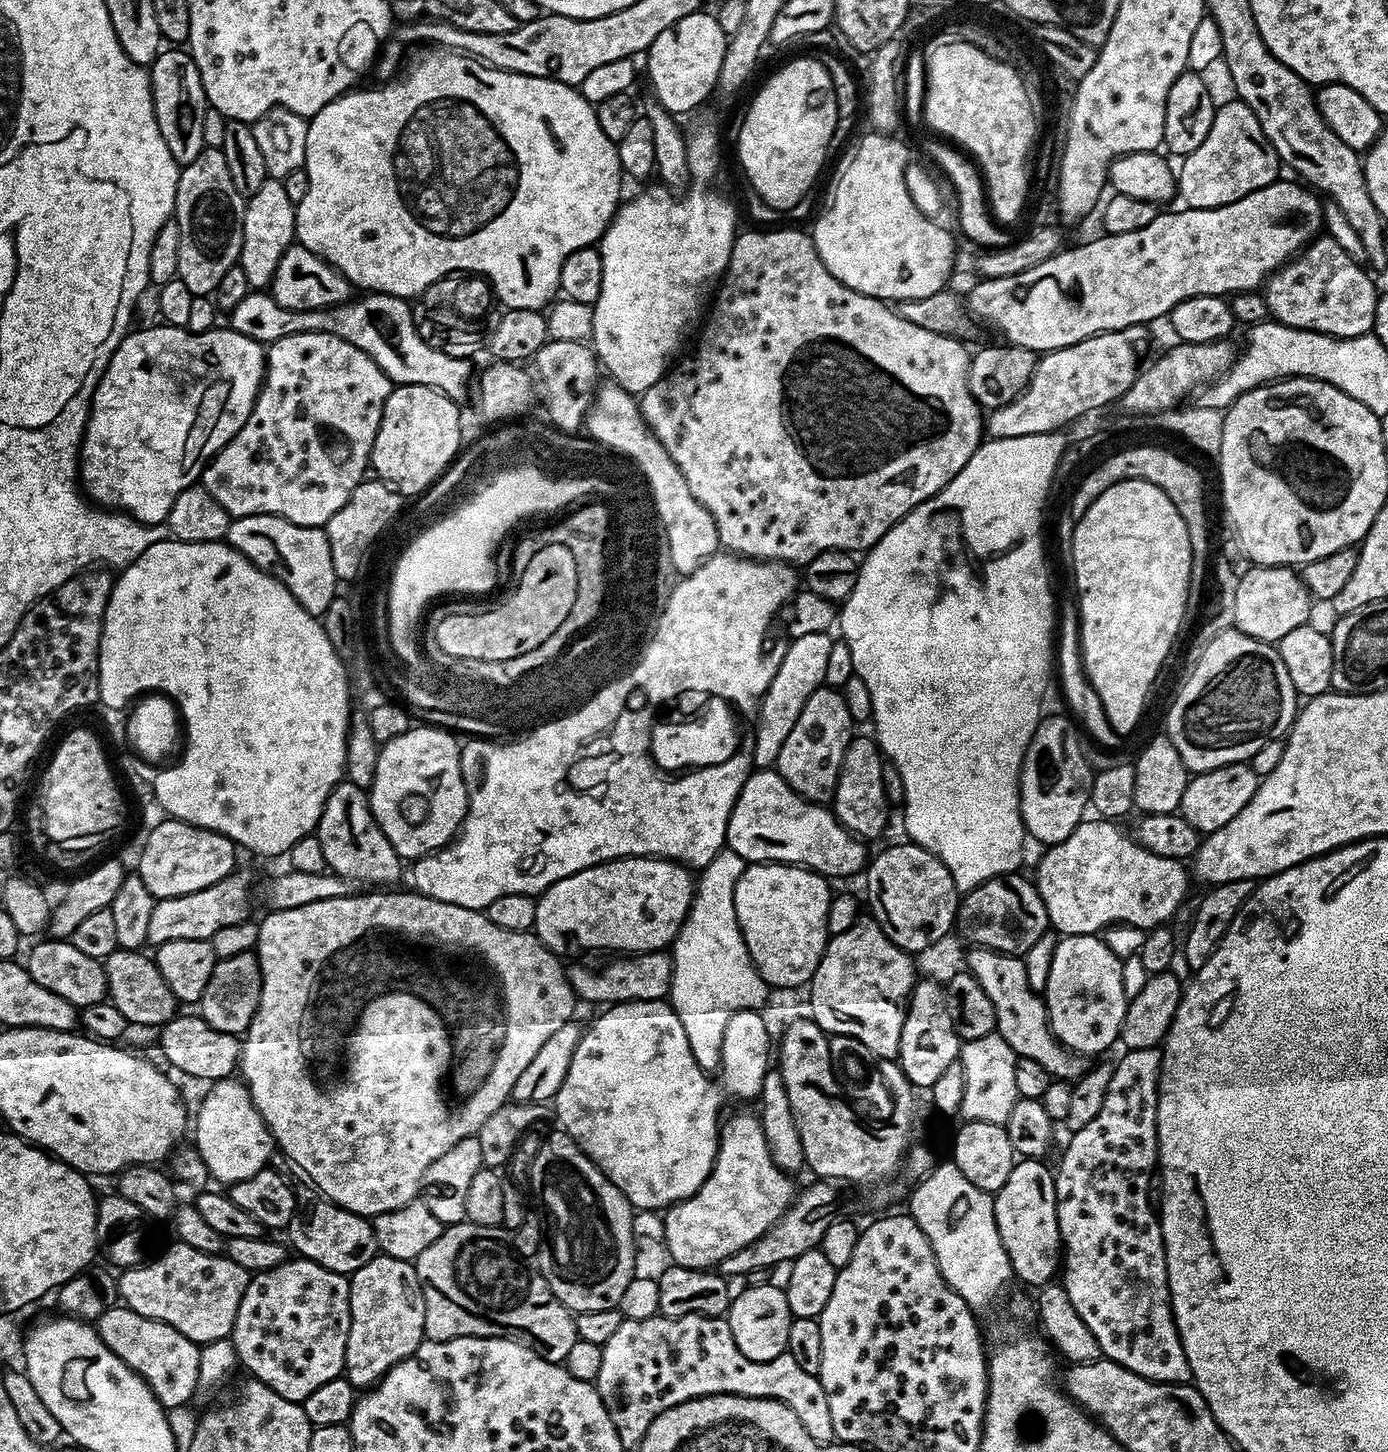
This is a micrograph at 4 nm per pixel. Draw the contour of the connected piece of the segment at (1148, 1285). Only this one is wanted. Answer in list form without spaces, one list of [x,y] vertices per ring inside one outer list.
[[[1159,1047],[1154,1048],[1129,1048],[1123,1053],[1125,1056],[1121,1060],[1115,1061],[1116,1069],[1114,1070],[1114,1078],[1110,1078],[1110,1088],[1106,1094],[1106,1098],[1100,1103],[1099,1110],[1094,1114],[1094,1118],[1090,1122],[1086,1122],[1086,1126],[1082,1126],[1082,1130],[1071,1133],[1067,1138],[1068,1145],[1064,1148],[1064,1153],[1060,1156],[1060,1165],[1055,1165],[1054,1175],[1056,1178],[1056,1209],[1058,1210],[1058,1230],[1060,1231],[1060,1243],[1062,1245],[1062,1283],[1066,1294],[1070,1294],[1070,1302],[1074,1302],[1074,1310],[1078,1310],[1078,1318],[1082,1318],[1082,1322],[1086,1322],[1086,1326],[1090,1330],[1090,1334],[1094,1334],[1094,1338],[1098,1342],[1101,1353],[1107,1359],[1118,1362],[1118,1366],[1122,1366],[1126,1370],[1130,1370],[1134,1374],[1138,1374],[1147,1380],[1157,1380],[1160,1384],[1187,1384],[1191,1381],[1192,1371],[1186,1362],[1186,1354],[1182,1350],[1182,1342],[1180,1335],[1176,1329],[1174,1322],[1174,1314],[1172,1313],[1172,1303],[1170,1302],[1170,1290],[1168,1289],[1168,1275],[1166,1274],[1166,1254],[1164,1253],[1164,1243],[1162,1242],[1162,1230],[1160,1229],[1160,1221],[1158,1219],[1157,1209],[1154,1207],[1154,1202],[1148,1198],[1148,1187],[1153,1187],[1154,1184],[1154,1169],[1157,1167],[1158,1161],[1156,1159],[1156,1110],[1158,1108],[1158,1082],[1160,1081],[1160,1057],[1162,1055]]]

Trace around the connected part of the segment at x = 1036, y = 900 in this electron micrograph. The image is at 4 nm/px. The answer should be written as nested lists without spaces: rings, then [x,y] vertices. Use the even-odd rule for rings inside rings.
[[[1016,872],[979,884],[965,893],[957,908],[956,928],[959,937],[967,945],[993,949],[1004,955],[1023,956],[1049,926],[1045,903],[1035,883]]]

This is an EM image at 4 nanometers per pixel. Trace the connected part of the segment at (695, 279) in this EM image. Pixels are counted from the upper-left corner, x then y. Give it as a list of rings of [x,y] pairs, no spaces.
[[[663,186],[655,187],[638,193],[633,200],[625,199],[621,203],[620,207],[612,215],[612,220],[609,222],[608,228],[605,230],[604,236],[598,245],[600,257],[602,258],[602,294],[598,294],[598,302],[592,305],[592,334],[590,344],[595,351],[597,361],[602,365],[603,371],[605,368],[612,375],[609,376],[611,383],[622,386],[622,390],[633,394],[643,394],[646,390],[650,390],[650,386],[654,386],[654,382],[662,379],[673,363],[672,355],[683,346],[684,339],[692,331],[692,335],[697,331],[698,325],[701,323],[702,317],[705,315],[706,309],[713,299],[724,272],[728,268],[732,247],[738,235],[735,206],[726,197],[719,196],[716,192],[711,192],[708,189],[711,187],[696,186],[691,190],[685,191],[683,194],[677,194],[671,188]]]

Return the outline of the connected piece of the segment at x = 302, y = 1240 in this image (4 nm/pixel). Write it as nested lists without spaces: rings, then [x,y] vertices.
[[[315,1190],[307,1191],[297,1191],[296,1213],[286,1229],[287,1243],[292,1243],[301,1257],[342,1276],[362,1270],[378,1254],[371,1219],[338,1206]]]

